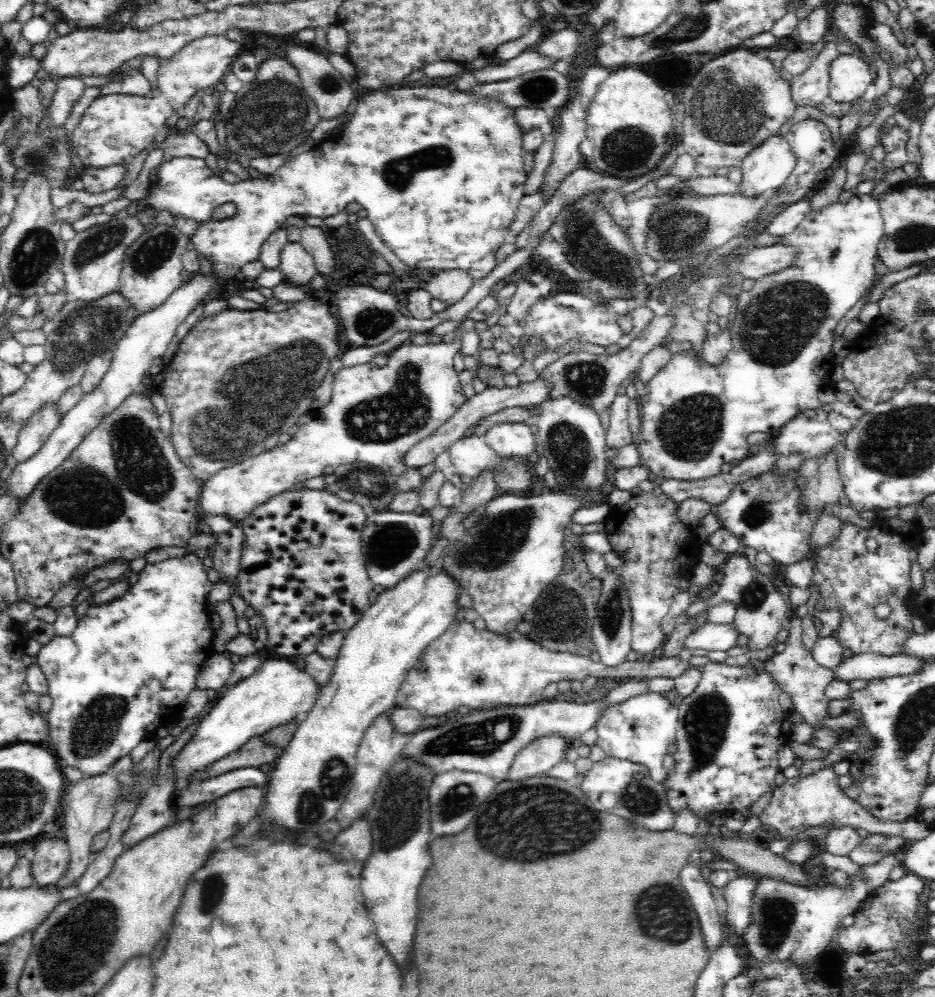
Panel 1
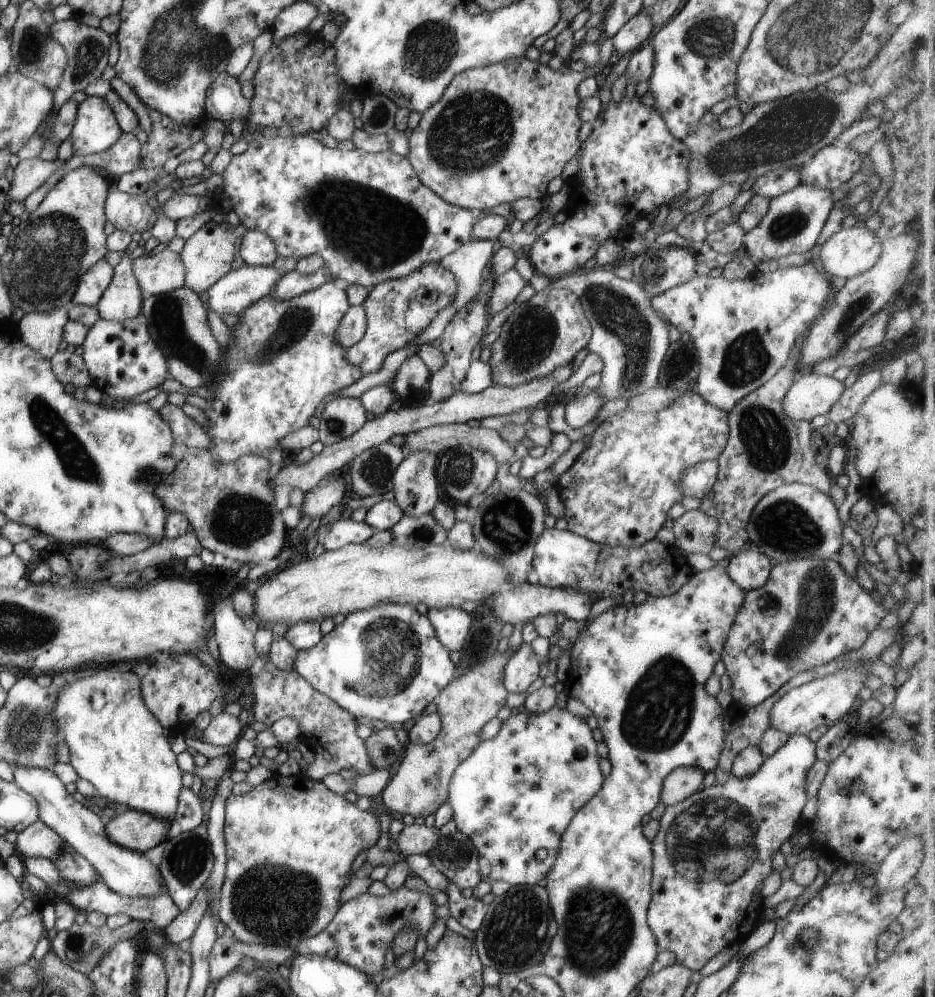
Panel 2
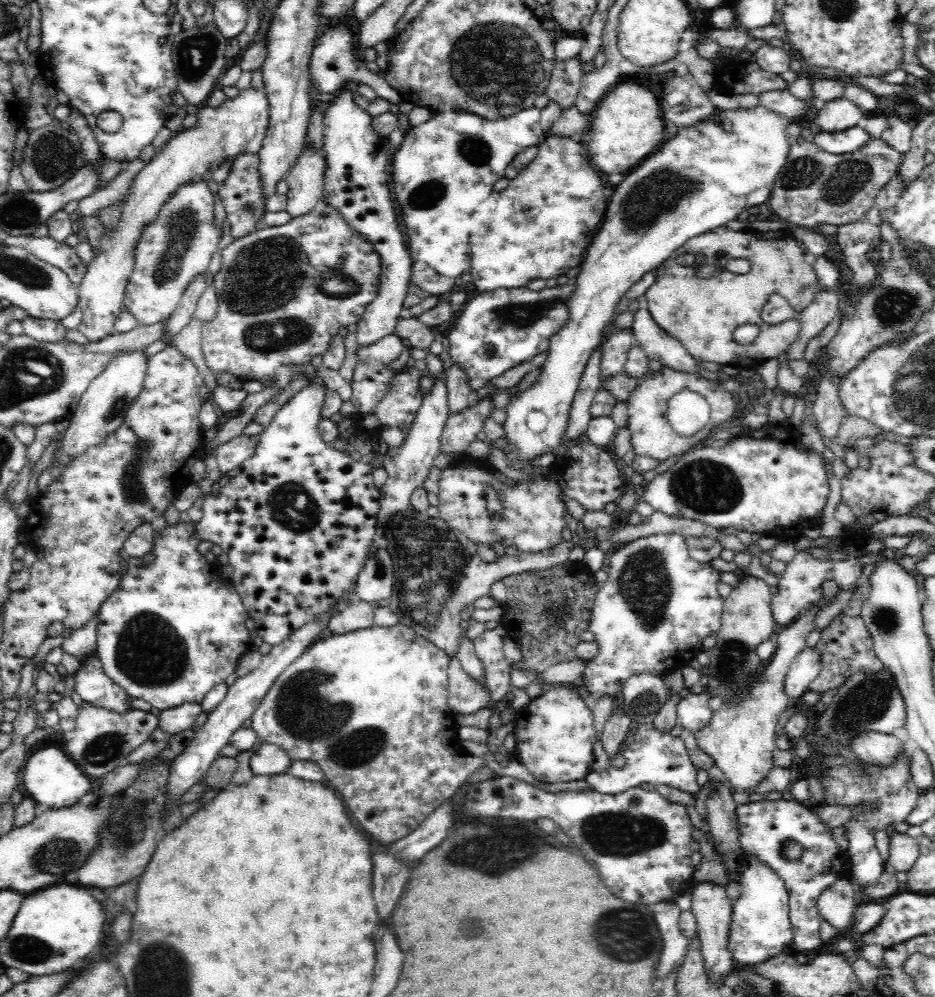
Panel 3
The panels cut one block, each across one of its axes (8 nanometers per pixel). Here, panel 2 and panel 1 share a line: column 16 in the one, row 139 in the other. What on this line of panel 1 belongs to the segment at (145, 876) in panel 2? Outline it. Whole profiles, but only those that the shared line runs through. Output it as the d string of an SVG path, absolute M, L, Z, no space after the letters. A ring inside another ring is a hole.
M774 134L768 137L760 146L749 152L740 164L742 172L741 178L738 180L738 186L739 190L743 192L740 196L745 196L749 200L756 200L769 192L778 190L786 182L786 178L792 174L794 166L796 166L796 155L790 150L790 145L784 139L784 135Z

